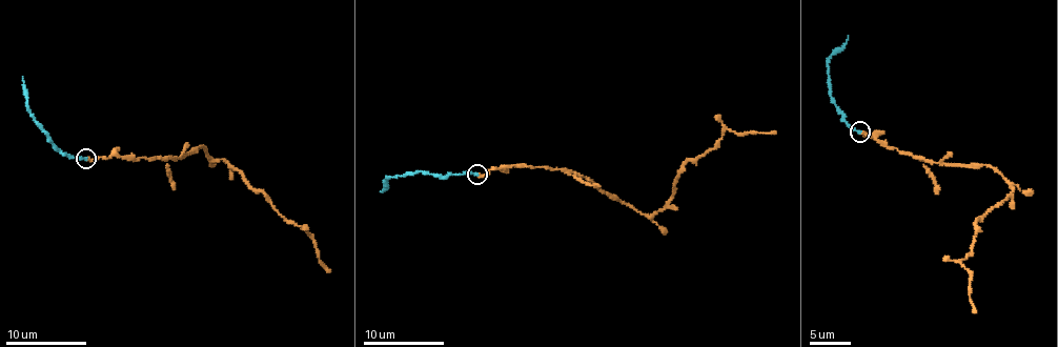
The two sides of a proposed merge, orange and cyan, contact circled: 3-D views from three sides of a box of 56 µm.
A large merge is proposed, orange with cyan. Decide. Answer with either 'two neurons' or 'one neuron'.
one neuron

